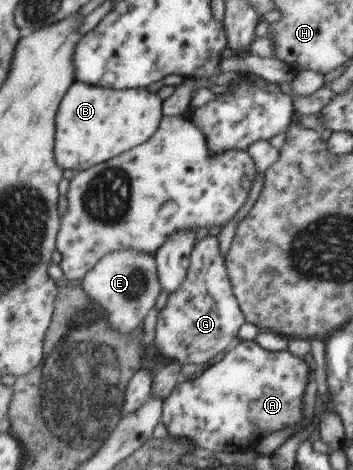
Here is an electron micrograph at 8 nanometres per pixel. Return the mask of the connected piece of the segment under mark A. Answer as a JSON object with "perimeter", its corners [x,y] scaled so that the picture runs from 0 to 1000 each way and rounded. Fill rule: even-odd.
{"perimeter":[[[725,721],[691,723],[567,800],[516,811],[493,828],[462,857],[459,900],[482,926],[533,932],[581,964],[657,964],[663,926],[669,960],[708,960],[708,951],[731,947],[759,921],[816,913],[861,896],[861,832],[878,811],[878,772],[875,760],[839,760],[816,745],[759,747]]]}

